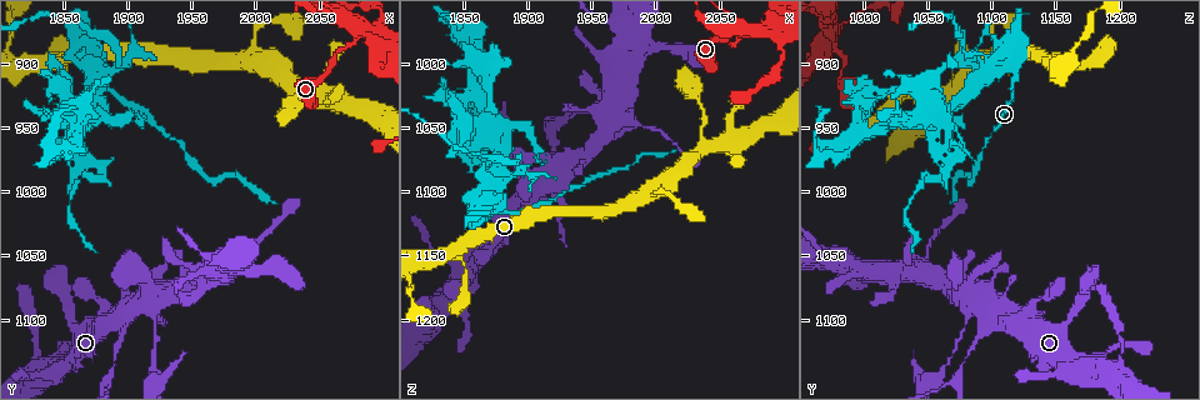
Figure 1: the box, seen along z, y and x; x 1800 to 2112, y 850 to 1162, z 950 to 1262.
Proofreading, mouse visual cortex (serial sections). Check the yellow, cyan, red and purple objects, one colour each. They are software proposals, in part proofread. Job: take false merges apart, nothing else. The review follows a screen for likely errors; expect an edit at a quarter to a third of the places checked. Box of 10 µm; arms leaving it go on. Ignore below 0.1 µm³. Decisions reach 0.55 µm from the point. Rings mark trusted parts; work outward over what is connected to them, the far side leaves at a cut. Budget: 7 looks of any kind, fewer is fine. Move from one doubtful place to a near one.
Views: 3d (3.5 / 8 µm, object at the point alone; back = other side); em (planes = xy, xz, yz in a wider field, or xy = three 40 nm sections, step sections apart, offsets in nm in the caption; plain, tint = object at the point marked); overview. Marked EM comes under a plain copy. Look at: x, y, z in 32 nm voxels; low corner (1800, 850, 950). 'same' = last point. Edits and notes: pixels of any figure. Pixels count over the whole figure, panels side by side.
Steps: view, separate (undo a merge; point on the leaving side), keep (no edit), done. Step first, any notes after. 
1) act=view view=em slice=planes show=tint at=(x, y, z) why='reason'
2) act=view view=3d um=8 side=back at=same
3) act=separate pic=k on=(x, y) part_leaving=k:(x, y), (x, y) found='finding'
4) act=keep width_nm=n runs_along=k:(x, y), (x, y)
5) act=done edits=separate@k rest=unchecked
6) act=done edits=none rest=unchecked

act=view view=3d um=3.5 at=(1864, 892, 1112) why='branch point'

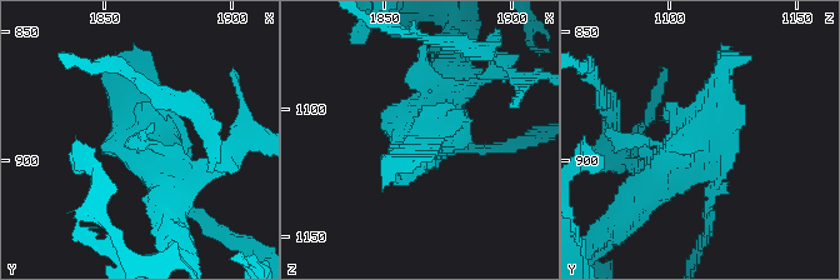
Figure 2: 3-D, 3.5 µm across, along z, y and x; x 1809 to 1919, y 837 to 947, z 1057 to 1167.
act=view view=em slice=xy step=2 show=tint at=(1864, 892, 1112)

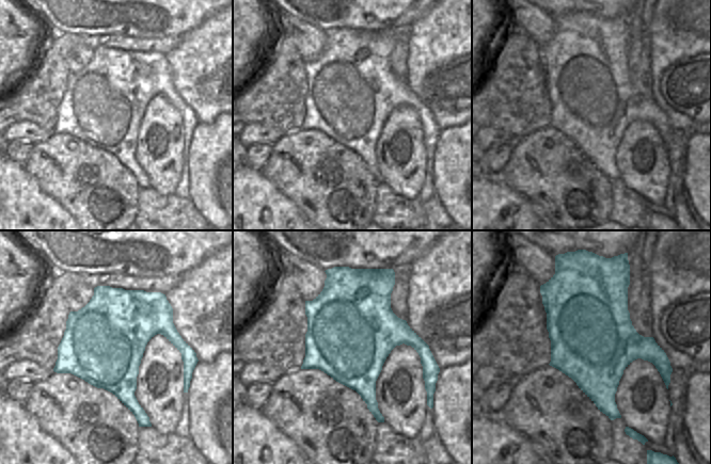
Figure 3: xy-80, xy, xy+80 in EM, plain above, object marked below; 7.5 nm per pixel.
act=separate pic=2 on=(139, 110) width_nm=650 part_leaving=2:(715, 191), (699, 141), (658, 173) found='a second cell is stuck on'

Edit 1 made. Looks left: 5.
act=view view=3d um=3.5 at=(1884, 1146, 1074)

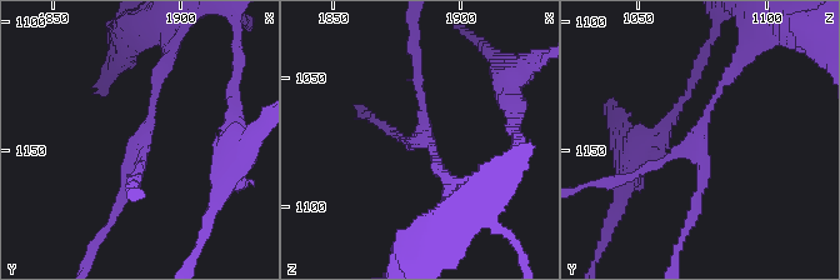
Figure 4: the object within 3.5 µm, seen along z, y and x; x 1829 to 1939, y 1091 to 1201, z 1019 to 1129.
act=keep runs_along=4:(739, 64), (691, 140), (630, 179) found='all the same cell'

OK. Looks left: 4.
act=view view=3d um=3.5 side=back at=(1918, 1096, 1082) why='small branch off a trunk'

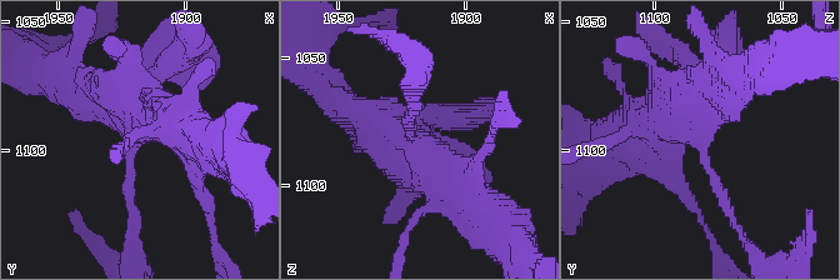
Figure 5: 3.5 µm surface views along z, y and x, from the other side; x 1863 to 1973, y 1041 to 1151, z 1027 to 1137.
act=view view=em slice=xy step=2 show=tint at=(1920, 1096, 1082) why='shape alone is not enough'

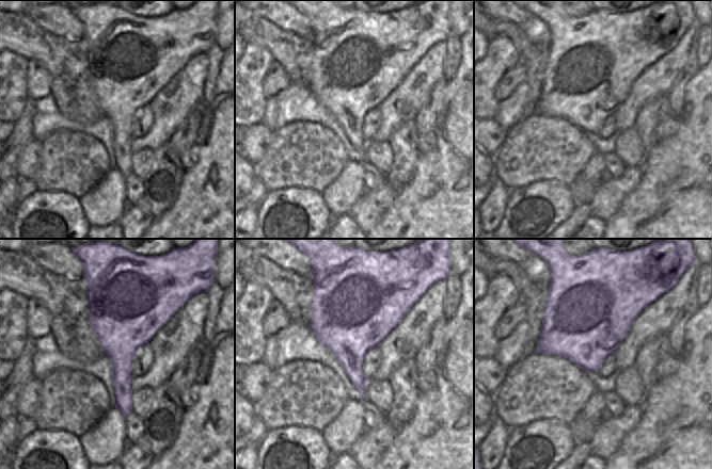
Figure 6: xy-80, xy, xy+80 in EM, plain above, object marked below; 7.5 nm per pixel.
act=keep runs_along=5:(474, 200), (413, 145), (344, 104) found='continuous, no second cell'

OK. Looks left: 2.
act=done edits=separate@2 rest=unchecked

